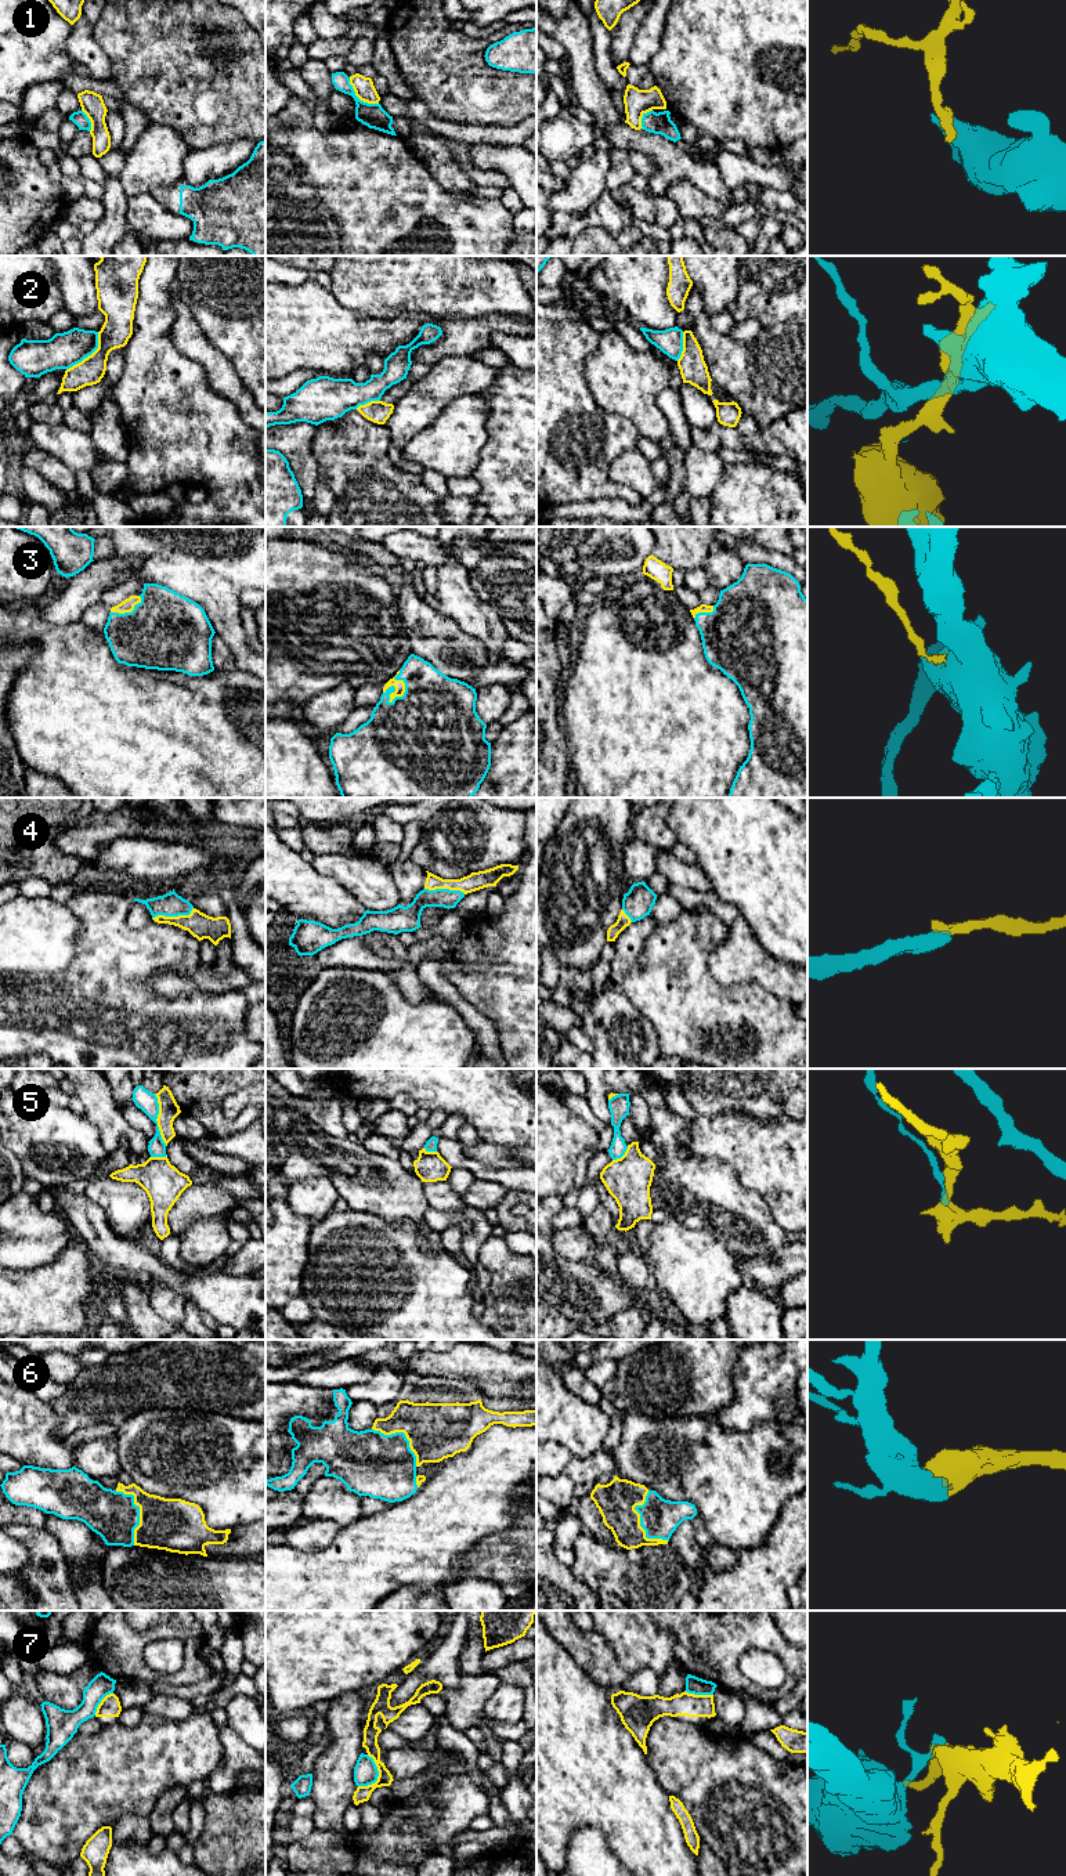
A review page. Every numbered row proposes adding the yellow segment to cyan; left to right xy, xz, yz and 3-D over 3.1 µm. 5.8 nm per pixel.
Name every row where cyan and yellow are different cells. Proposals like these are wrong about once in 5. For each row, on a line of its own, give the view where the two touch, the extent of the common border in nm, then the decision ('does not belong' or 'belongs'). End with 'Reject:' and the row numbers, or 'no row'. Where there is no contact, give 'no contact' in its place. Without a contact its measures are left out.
1: xz | 240 nm | does not belong
2: xy | 300 nm | does not belong
3: xz | 200 nm | belongs
4: xy | 240 nm | belongs
5: xy | 320 nm | does not belong
6: yz | 320 nm | belongs
7: xz | 200 nm | does not belong
Reject: 1, 2, 5, 7

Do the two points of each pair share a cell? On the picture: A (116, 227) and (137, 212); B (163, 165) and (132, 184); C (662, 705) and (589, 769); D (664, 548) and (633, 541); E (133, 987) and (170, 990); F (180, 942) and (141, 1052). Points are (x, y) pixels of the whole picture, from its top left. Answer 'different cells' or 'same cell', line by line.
A: different cells
B: same cell
C: same cell
D: different cells
E: different cells
F: same cell

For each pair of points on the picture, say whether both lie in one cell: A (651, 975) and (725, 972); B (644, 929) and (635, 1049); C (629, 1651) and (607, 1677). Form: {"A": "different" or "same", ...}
{"A": "different", "B": "same", "C": "different"}

